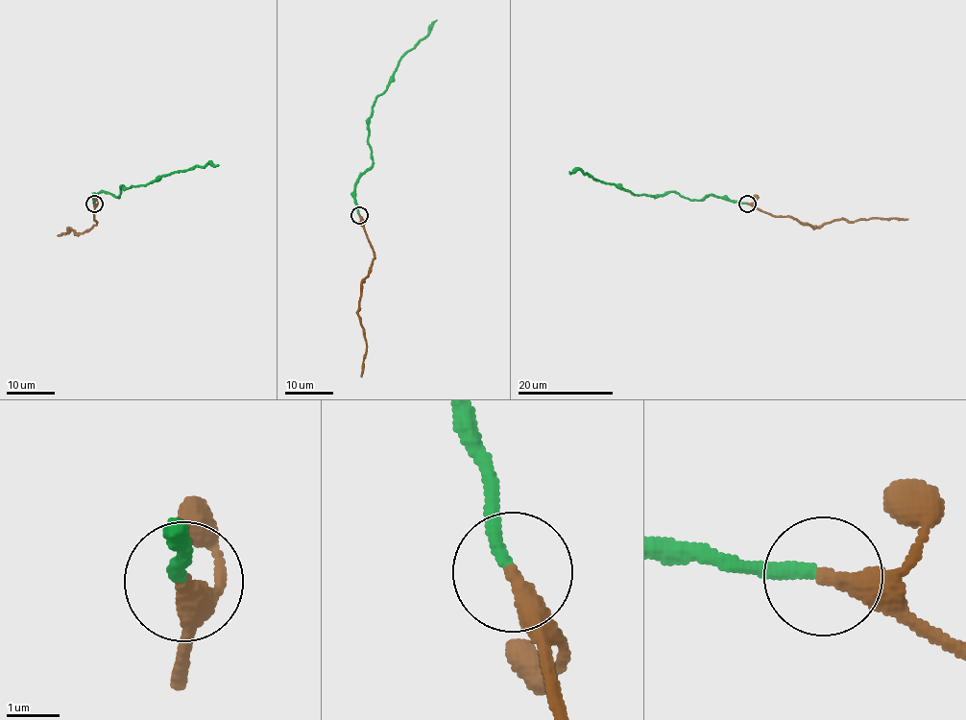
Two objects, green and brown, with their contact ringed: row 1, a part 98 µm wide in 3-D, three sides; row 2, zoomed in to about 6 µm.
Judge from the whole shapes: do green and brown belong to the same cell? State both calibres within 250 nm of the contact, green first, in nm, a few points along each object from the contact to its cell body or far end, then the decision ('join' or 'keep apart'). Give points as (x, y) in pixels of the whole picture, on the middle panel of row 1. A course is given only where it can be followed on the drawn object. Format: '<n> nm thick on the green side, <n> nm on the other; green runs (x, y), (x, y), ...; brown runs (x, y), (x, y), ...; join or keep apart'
260 nm thick on the green side, 360 nm on the other; green runs (360, 215), (356, 181), (373, 161), (368, 142), (373, 102), (387, 88), (398, 60), (437, 19); brown runs (360, 215), (374, 259), (370, 273), (362, 283), (358, 310), (366, 342), (361, 377); join

